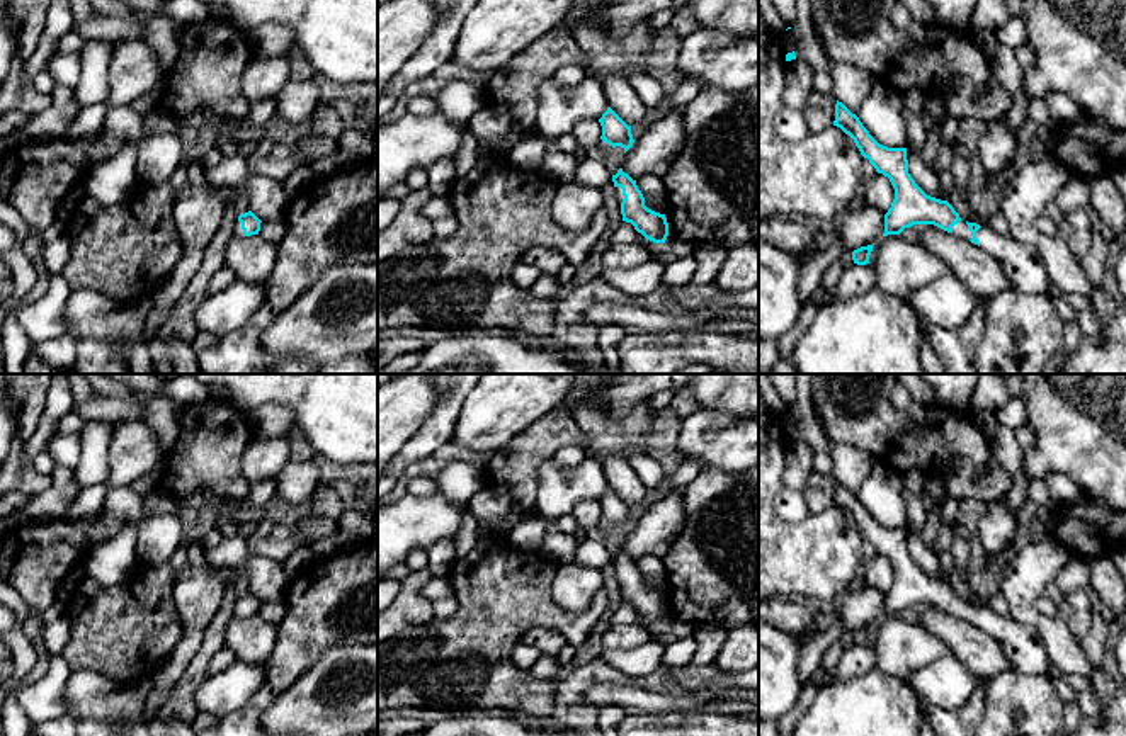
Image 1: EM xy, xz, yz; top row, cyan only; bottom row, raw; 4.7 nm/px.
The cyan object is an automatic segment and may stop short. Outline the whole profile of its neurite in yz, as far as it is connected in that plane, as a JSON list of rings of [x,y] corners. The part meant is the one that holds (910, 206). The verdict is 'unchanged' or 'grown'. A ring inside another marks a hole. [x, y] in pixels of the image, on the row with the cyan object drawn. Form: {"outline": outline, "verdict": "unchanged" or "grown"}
{"outline": [[[842,102],[835,104],[833,126],[849,134],[861,155],[878,173],[890,178],[895,189],[891,207],[884,214],[884,233],[900,235],[913,224],[934,224],[959,238],[981,246],[998,260],[1012,287],[1026,294],[1049,296],[1051,279],[1039,252],[1009,235],[1004,236],[990,226],[961,219],[947,201],[927,195],[908,173],[907,148],[879,144]]], "verdict": "grown"}

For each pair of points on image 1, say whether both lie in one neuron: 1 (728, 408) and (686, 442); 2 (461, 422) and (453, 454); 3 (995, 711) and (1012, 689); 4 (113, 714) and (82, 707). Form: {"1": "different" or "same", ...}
{"1": "different", "2": "different", "3": "same", "4": "same"}

